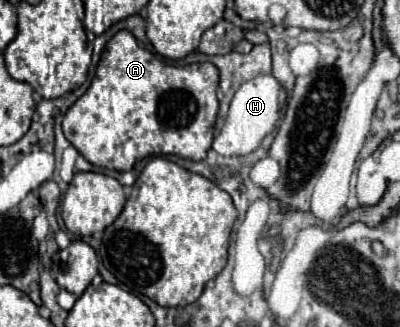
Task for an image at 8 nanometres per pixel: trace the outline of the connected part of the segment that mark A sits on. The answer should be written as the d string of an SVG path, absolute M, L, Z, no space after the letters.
M120 30L106 44L90 88L68 108L62 130L88 162L106 170L132 170L136 160L160 154L204 160L214 138L216 88L214 64L166 64L142 48L128 30Z

